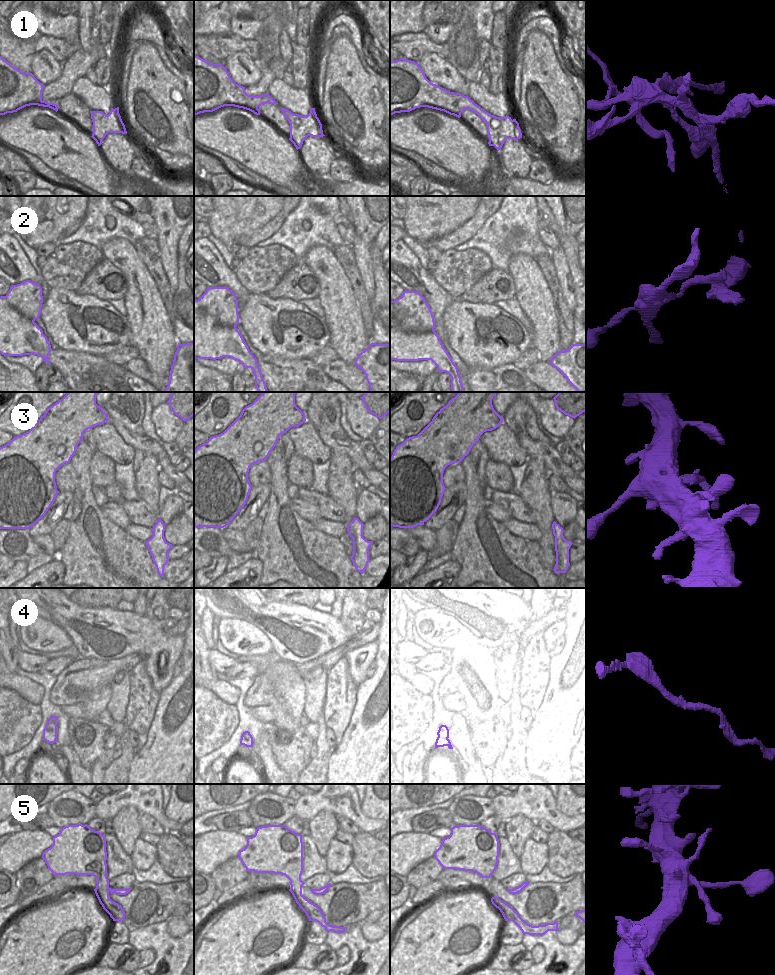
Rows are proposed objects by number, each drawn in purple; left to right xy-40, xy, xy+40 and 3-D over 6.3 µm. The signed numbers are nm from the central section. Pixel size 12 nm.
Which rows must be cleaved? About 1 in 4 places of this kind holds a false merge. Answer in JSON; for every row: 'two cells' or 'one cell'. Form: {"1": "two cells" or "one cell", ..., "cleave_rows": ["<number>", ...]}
{"1": "two cells", "2": "two cells", "3": "two cells", "4": "one cell", "5": "one cell", "cleave_rows": ["1", "2", "3"]}

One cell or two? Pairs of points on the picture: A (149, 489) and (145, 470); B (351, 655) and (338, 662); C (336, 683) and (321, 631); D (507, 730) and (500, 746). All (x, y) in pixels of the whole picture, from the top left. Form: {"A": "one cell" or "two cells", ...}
{"A": "one cell", "B": "two cells", "C": "two cells", "D": "two cells"}

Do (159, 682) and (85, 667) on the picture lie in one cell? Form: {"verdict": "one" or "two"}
{"verdict": "two"}

